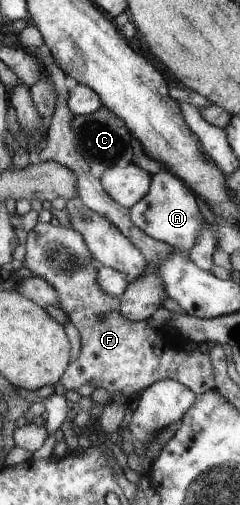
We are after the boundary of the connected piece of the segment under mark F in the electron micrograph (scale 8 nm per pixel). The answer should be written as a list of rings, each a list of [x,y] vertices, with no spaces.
[[[38,222],[36,227],[27,233],[25,259],[17,265],[26,267],[34,277],[44,279],[50,287],[56,289],[58,307],[66,313],[80,334],[81,346],[76,354],[76,359],[72,359],[71,367],[53,386],[52,395],[65,394],[67,391],[78,389],[90,381],[93,381],[95,389],[104,389],[111,398],[129,399],[138,397],[152,384],[165,379],[183,382],[198,397],[214,387],[212,365],[210,365],[210,357],[208,357],[209,351],[202,351],[199,347],[195,347],[186,353],[176,351],[176,349],[172,349],[172,353],[168,353],[166,343],[154,335],[154,328],[149,325],[148,321],[132,321],[130,318],[124,317],[121,312],[121,297],[112,297],[112,295],[104,293],[104,289],[100,289],[99,264],[95,262],[95,257],[92,256],[83,235],[79,231],[75,231],[68,225],[54,226],[50,222]]]

